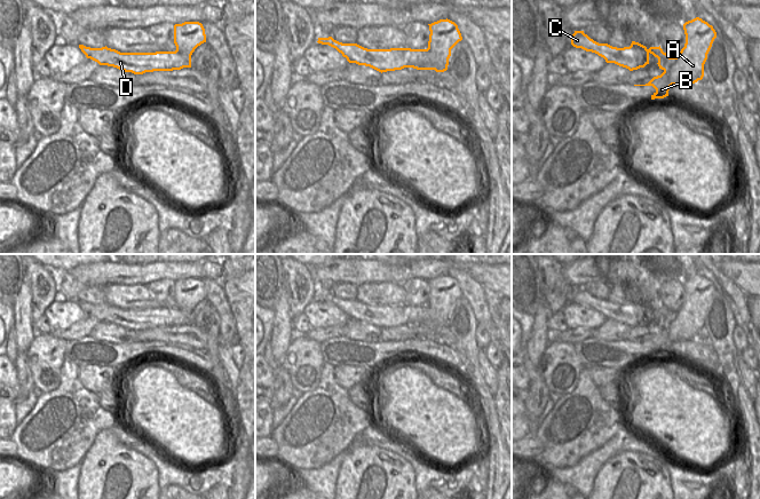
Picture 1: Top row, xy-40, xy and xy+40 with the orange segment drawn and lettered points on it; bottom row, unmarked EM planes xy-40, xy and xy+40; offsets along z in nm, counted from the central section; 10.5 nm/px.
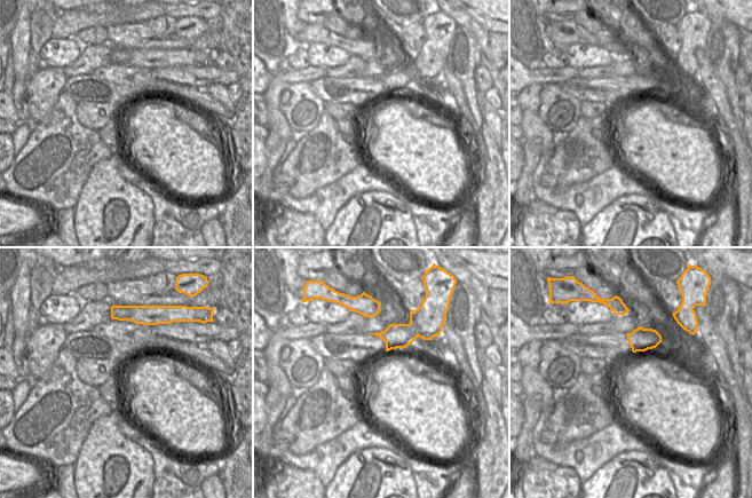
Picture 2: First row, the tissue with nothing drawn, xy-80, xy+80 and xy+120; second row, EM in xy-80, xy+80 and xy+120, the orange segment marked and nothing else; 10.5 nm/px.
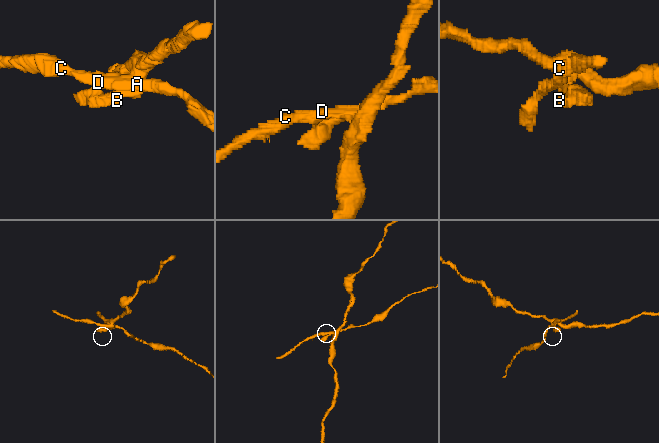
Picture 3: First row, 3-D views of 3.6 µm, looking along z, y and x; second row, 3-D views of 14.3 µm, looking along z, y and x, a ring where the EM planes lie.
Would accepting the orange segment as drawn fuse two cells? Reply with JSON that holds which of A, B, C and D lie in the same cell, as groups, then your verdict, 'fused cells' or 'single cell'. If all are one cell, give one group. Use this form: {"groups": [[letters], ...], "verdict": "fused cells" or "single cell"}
{"groups": [["A", "B"], ["C", "D"]], "verdict": "fused cells"}

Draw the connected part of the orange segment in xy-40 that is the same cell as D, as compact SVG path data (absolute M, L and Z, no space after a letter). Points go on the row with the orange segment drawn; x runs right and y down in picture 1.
M79 45L87 58L97 62L100 65L117 68L125 72L143 74L153 71L173 71L183 68L191 68L191 56L184 56L179 52L156 53L120 53L105 47L90 48Z

